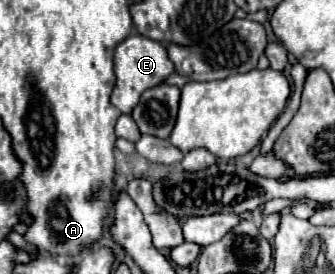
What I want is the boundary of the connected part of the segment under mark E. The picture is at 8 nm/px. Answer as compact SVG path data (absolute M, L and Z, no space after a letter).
M132 34L118 44L116 54L114 54L114 66L116 66L118 82L116 82L116 88L112 92L112 104L122 114L130 114L134 110L134 106L138 104L140 94L144 90L162 84L164 78L174 72L174 66L170 66L170 58L166 54L166 46L162 42L146 38L142 34Z

